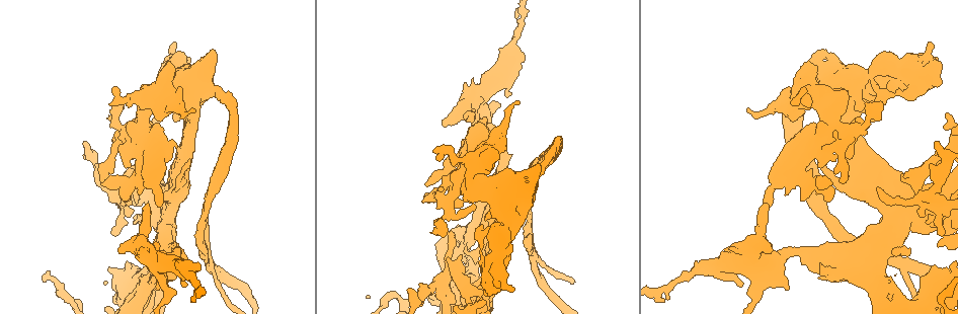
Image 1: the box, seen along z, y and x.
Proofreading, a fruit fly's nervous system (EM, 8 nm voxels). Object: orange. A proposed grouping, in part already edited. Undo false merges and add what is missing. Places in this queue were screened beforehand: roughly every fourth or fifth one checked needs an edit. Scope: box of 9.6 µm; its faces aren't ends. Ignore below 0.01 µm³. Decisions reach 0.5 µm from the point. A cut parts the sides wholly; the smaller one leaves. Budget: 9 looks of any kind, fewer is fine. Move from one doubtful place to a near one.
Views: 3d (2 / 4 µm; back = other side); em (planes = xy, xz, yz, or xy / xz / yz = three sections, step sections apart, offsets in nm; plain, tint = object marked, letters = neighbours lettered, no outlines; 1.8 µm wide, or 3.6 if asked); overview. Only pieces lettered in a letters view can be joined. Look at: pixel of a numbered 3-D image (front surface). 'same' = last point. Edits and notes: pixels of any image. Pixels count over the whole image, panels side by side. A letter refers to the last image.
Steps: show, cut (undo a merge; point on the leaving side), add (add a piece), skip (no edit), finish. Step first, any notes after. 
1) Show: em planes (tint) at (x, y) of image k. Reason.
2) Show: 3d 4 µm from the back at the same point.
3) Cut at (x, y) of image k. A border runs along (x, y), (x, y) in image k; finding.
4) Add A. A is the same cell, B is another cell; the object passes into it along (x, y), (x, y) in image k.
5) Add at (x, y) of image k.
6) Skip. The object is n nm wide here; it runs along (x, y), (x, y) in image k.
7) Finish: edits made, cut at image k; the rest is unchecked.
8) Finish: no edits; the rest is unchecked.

Show: 3d 2 µm at (206, 259) of image 1. Sharp bend.

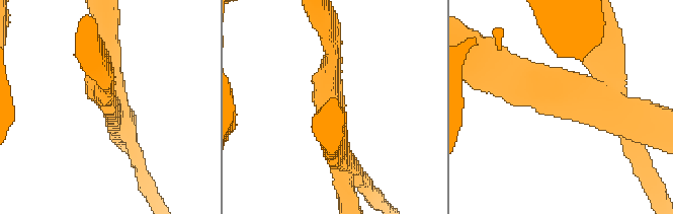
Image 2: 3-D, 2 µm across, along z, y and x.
Show: em 3.6 µm planes (letters) at (576, 97) of image 2. Shape alone is not enough.

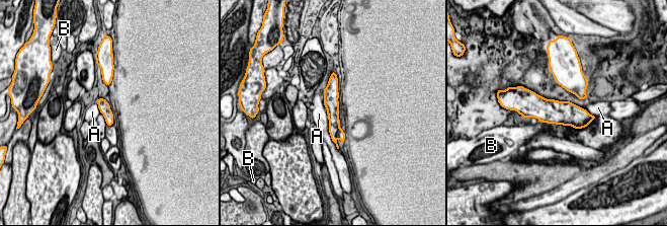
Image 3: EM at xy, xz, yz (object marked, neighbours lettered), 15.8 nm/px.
Cut at (341, 135) of image 3. The object is 190 nm wide here; A and B are other cells; a second neuron is stuck on.

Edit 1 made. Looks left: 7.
Show: 3d 2 µm at (102, 181) of image 1. An open end.

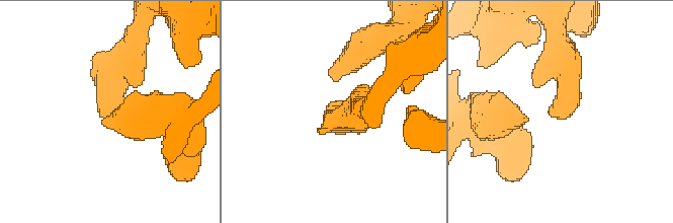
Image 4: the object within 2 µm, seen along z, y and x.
Show: em xy step 8 (tint) at (103, 116) of image 4. Shape alone is not enough.

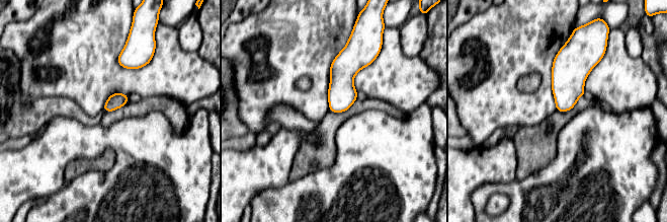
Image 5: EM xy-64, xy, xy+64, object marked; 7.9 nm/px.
Show: em planes (letters) at the same point. Cut it another way.

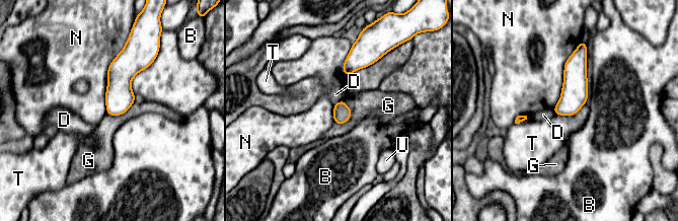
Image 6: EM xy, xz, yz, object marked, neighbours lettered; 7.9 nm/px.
Skip. B, D, G, N, T and U are other cells; a border runs along (342, 100), (351, 117), (338, 125) in image 6; none of them fits.

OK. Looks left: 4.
Show: em planes (letters) at (937, 246) of image 1.

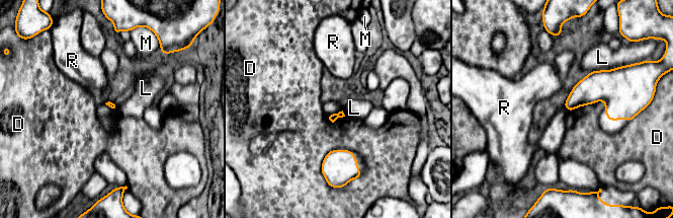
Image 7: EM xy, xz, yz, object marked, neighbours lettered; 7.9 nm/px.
Skip. D, L, M and R are other cells; a border runs along (605, 102), (595, 101), (569, 112) in image 7; none of them fits.

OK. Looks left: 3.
Finish: edits made, cut at image 3; the rest is unchecked.

